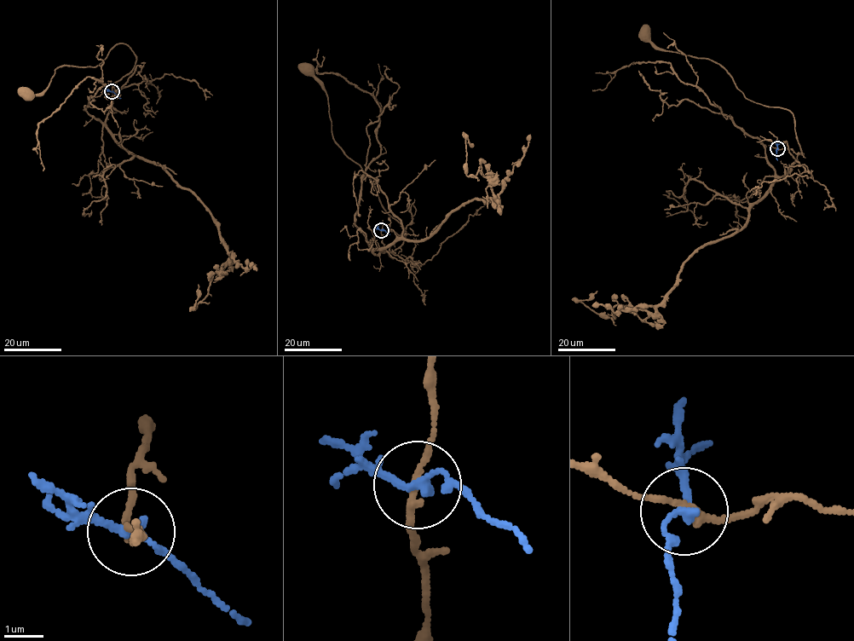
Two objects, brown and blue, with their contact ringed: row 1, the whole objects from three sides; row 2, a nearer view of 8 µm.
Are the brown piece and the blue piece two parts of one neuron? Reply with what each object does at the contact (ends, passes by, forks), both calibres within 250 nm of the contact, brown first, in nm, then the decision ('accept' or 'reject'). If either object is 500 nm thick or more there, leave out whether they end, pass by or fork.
brown passes by | blue passes by | 170/190 nm | reject

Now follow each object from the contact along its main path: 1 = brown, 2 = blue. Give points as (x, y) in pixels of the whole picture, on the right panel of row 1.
1: (777, 149), (789, 148), (803, 154), (789, 111), (747, 99), (718, 64), (666, 51), (653, 46), (644, 34)
2: (777, 149), (777, 160)

